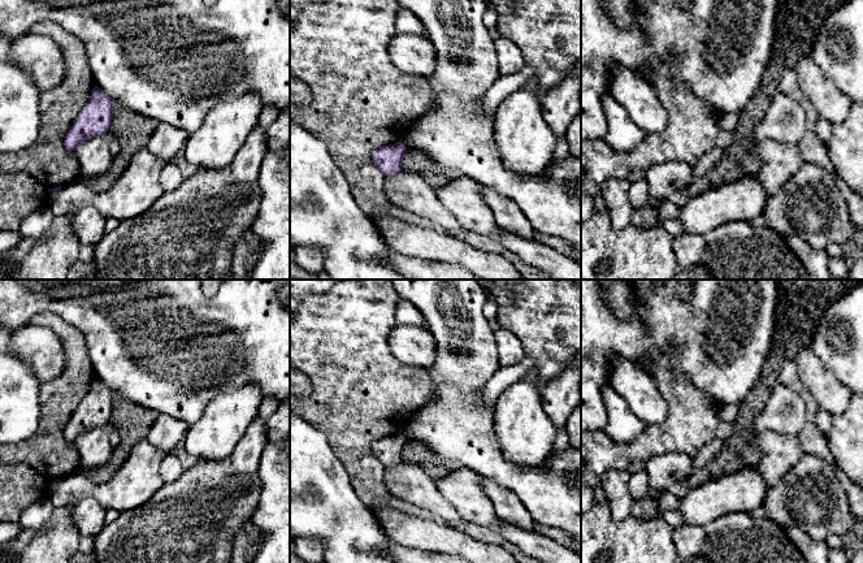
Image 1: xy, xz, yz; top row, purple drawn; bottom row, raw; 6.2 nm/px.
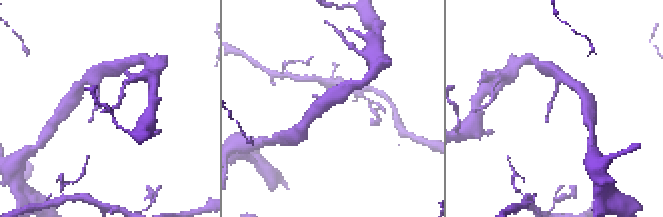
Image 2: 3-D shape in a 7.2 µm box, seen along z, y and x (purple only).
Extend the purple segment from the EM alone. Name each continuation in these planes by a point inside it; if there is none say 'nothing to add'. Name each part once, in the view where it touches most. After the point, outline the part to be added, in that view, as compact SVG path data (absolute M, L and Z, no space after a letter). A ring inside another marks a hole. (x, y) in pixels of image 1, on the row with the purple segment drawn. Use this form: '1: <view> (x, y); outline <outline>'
nothing to add

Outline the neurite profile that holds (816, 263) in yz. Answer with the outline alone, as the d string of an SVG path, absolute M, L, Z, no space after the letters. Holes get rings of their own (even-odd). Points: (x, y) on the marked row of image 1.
M799 235L782 237L814 280L833 280L829 272L829 255L825 251L814 250Z

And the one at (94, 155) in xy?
M107 131L103 135L94 137L81 143L75 150L77 159L79 161L81 176L88 178L97 178L103 176L113 157L109 151L109 135L112 131Z

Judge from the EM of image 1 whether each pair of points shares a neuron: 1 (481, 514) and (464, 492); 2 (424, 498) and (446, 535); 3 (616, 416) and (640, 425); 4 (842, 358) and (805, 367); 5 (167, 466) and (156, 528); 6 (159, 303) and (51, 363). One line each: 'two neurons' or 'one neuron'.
1: one neuron
2: two neurons
3: one neuron
4: two neurons
5: two neurons
6: two neurons

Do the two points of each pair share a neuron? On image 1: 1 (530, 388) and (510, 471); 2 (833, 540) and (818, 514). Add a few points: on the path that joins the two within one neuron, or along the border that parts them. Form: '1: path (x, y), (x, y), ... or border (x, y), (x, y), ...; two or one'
1: border (495, 436), (506, 459), (521, 466), (542, 464); two
2: border (840, 535), (829, 535), (824, 541); two

